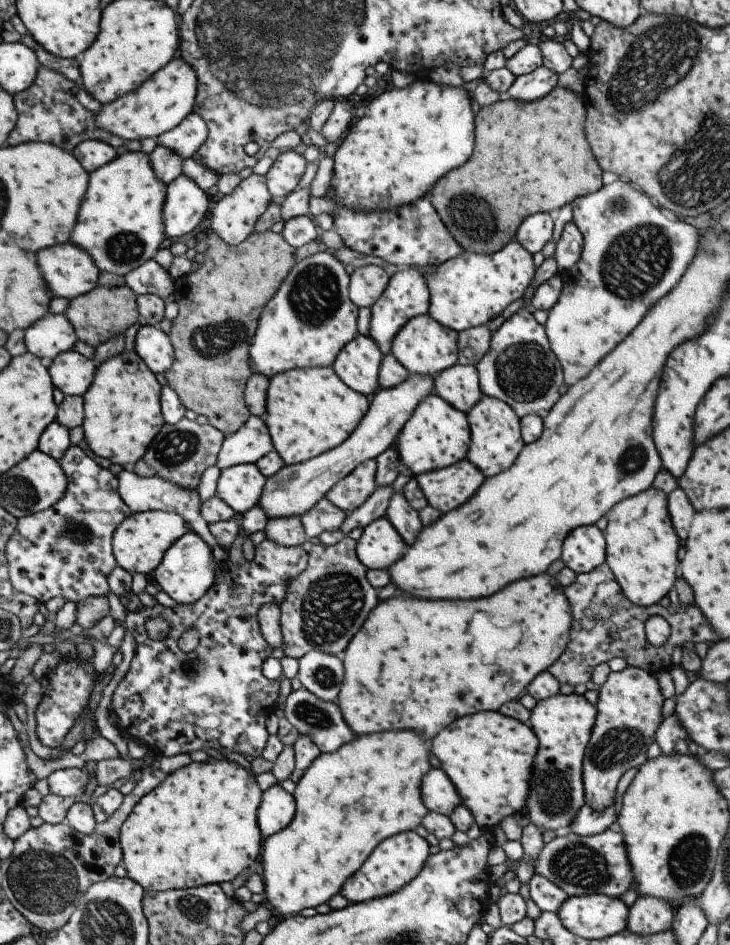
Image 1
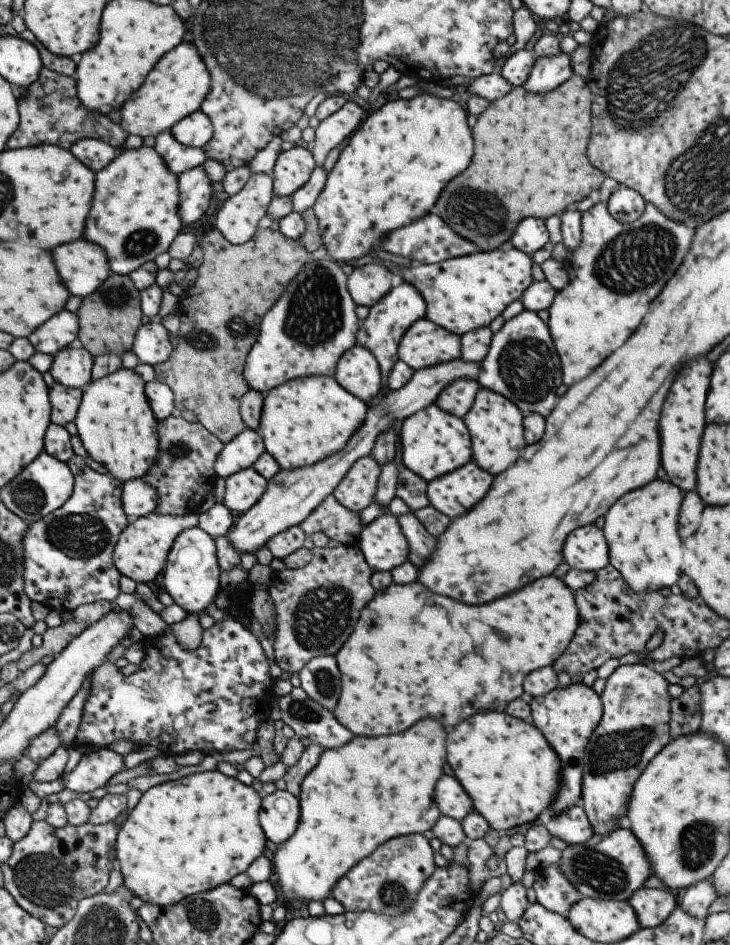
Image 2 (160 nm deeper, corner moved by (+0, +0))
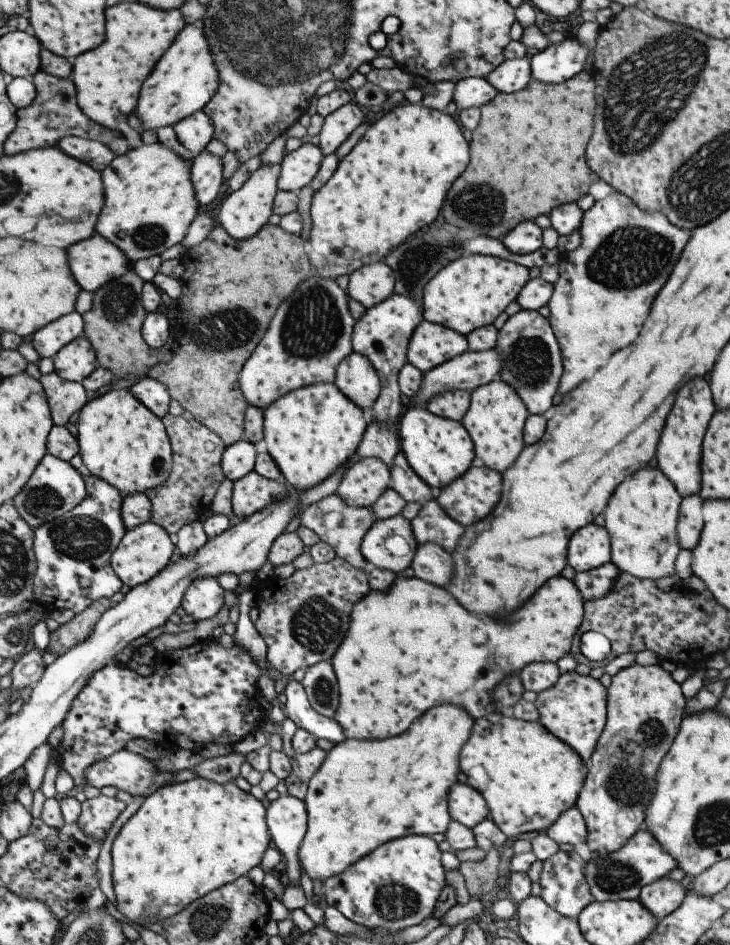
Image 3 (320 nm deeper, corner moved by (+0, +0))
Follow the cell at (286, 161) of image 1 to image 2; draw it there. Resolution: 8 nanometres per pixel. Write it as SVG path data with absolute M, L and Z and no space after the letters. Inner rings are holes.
M300 145L281 151L270 172L273 194L278 197L292 195L307 182L314 167L311 153Z

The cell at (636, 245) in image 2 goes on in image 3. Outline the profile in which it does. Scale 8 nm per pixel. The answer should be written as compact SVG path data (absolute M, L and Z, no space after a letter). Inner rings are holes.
M617 191L595 201L588 210L583 211L578 229L580 243L574 250L560 255L556 264L557 278L552 284L552 293L546 304L549 309L547 319L563 358L563 374L557 394L565 394L581 380L593 376L597 368L607 364L615 350L625 348L639 336L655 294L665 284L673 264L681 254L681 248L689 238L687 232L671 226L665 216L639 210L630 198Z

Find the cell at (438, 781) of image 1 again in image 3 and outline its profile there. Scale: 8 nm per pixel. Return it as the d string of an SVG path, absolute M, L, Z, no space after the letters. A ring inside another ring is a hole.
M453 783L447 793L448 813L453 821L472 829L477 823L489 818L485 799L473 787Z

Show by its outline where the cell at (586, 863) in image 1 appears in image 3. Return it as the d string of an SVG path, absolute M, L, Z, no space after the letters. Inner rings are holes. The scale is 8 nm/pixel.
M641 826L618 851L591 857L584 862L584 877L590 893L597 902L635 900L642 886L666 877L676 867L676 860L660 847L647 828Z

